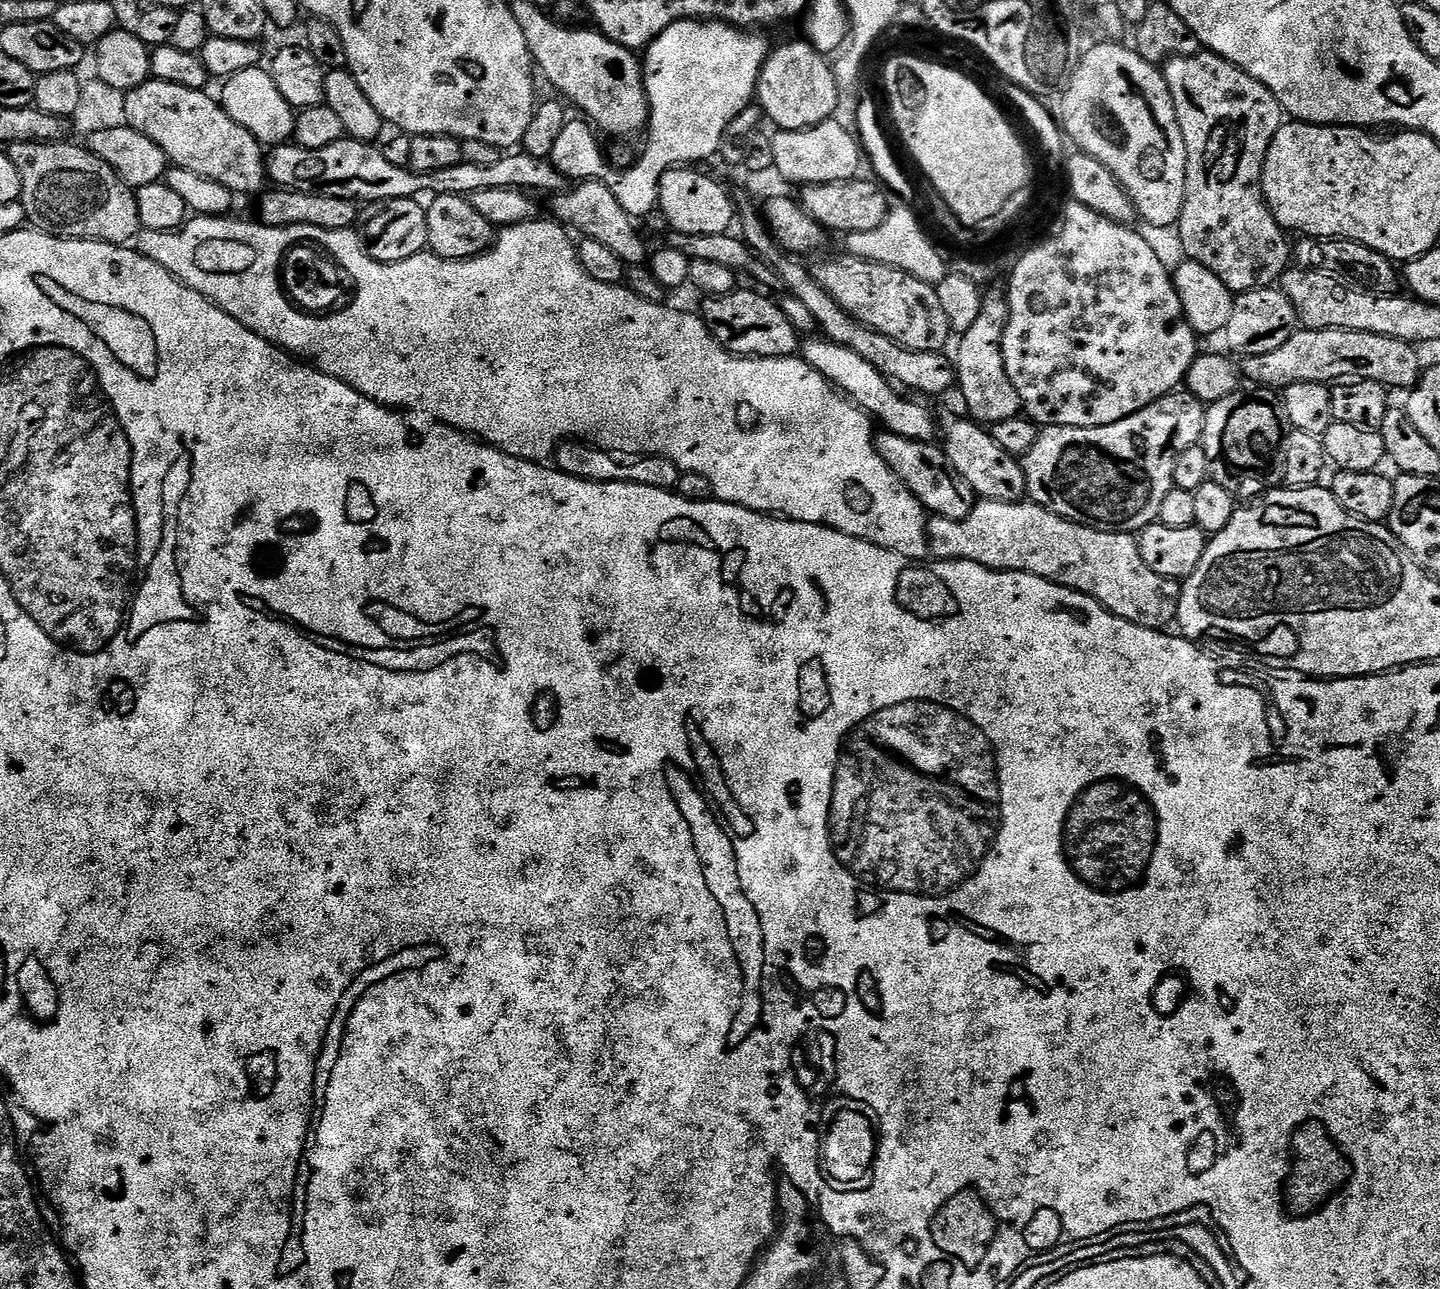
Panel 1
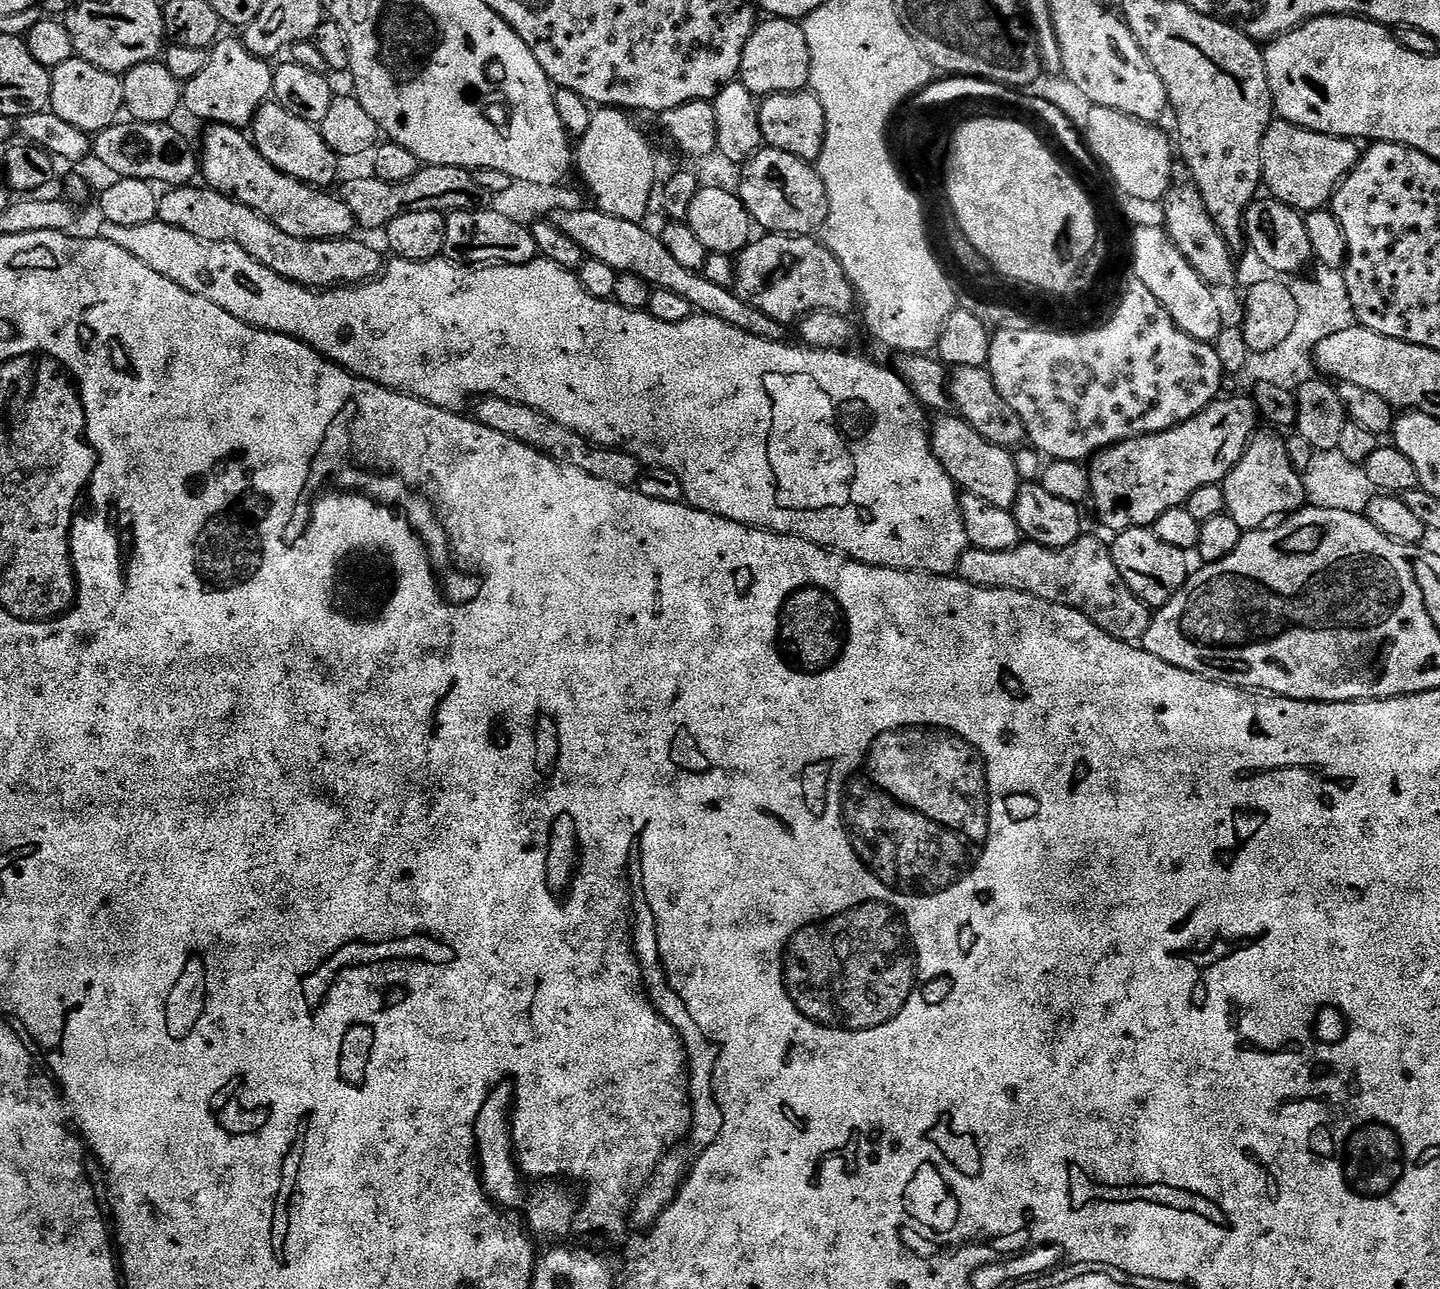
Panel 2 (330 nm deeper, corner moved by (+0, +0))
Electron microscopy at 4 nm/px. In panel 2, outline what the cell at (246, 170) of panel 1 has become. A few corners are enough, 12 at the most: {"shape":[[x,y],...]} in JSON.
{"shape":[[203,129],[207,187],[307,240],[357,231],[339,195],[282,174],[241,129]]}

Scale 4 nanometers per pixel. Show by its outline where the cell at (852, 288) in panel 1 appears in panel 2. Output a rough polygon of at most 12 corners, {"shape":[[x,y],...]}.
{"shape":[[764,234],[735,257],[737,296],[792,326],[858,297],[812,236]]}

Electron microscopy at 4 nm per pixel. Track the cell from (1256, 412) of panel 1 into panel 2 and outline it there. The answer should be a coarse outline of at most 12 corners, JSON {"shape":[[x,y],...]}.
{"shape":[[1258,430],[1222,482],[1226,512],[1255,531],[1305,505],[1284,440]]}

